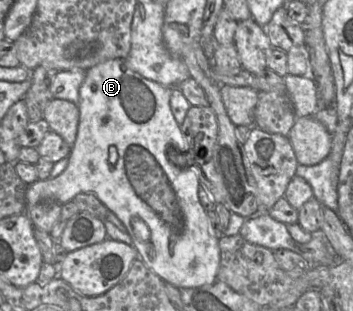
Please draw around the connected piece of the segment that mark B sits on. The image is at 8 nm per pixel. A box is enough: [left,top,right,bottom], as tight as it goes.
[26,59,219,289]

